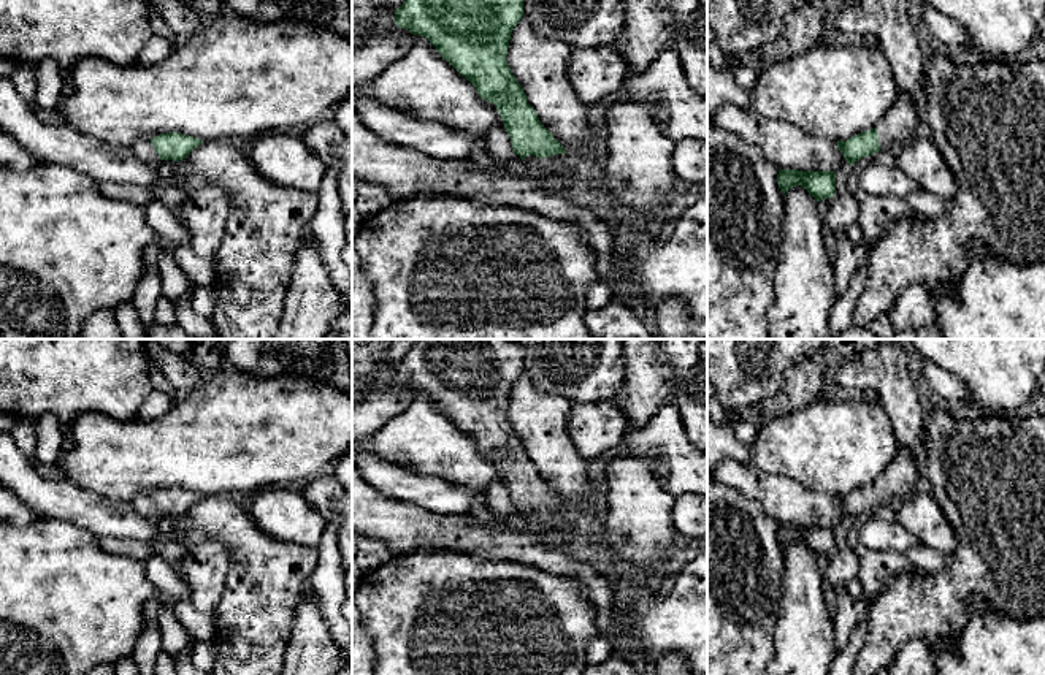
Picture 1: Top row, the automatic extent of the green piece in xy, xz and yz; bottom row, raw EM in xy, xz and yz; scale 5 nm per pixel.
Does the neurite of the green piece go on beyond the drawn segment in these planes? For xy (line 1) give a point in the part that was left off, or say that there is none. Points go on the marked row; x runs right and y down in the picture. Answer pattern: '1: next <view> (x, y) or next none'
1: next none

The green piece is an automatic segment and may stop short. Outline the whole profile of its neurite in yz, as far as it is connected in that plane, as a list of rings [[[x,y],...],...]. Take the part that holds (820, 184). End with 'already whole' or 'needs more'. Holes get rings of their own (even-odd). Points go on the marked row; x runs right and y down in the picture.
[[[779,170],[777,184],[785,193],[796,185],[804,187],[817,201],[833,198],[836,192],[836,173]]] | already whole

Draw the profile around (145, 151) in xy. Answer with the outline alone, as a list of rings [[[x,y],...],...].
[[[138,141],[133,144],[132,151],[143,162],[157,165],[162,162],[151,141]]]

